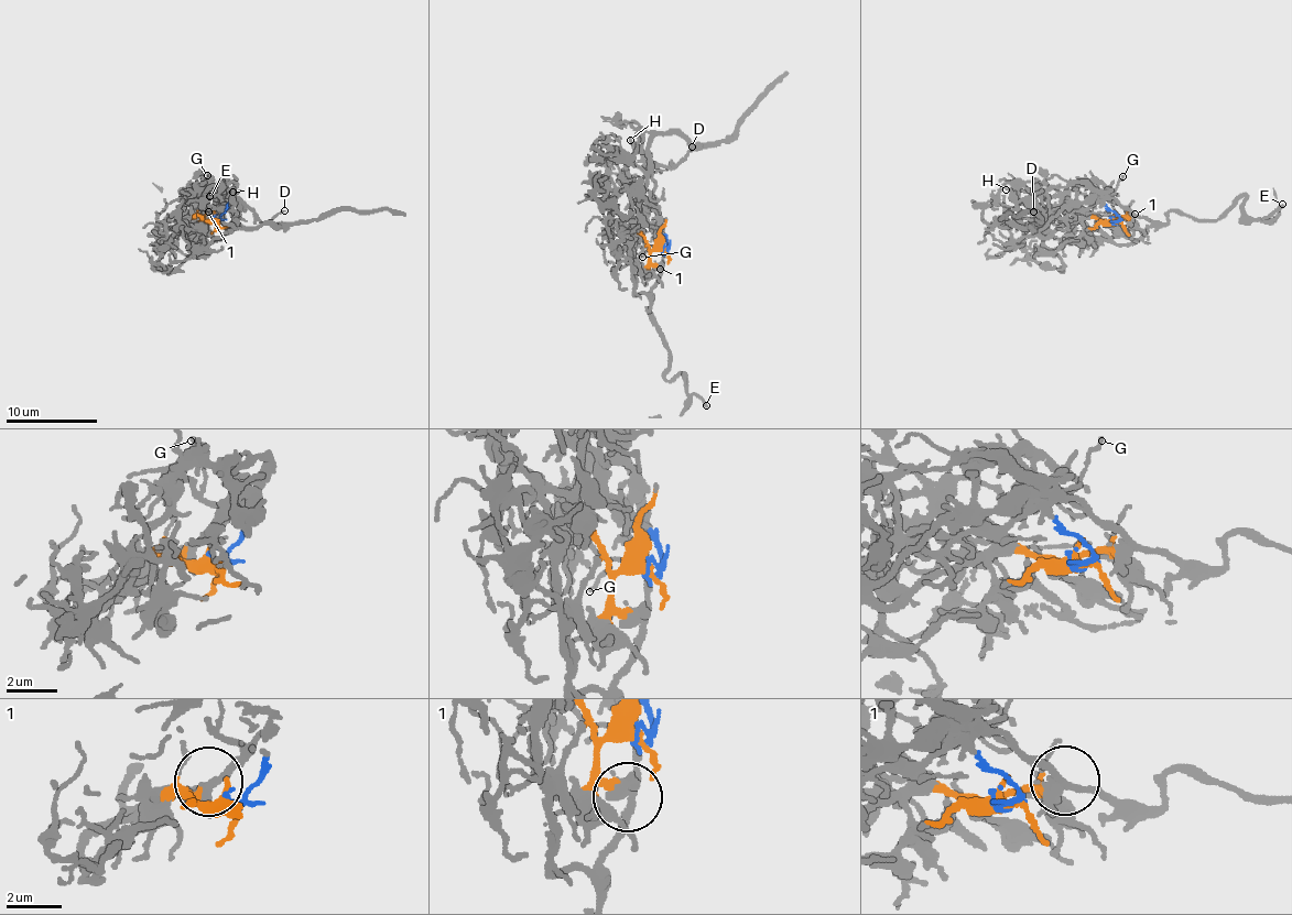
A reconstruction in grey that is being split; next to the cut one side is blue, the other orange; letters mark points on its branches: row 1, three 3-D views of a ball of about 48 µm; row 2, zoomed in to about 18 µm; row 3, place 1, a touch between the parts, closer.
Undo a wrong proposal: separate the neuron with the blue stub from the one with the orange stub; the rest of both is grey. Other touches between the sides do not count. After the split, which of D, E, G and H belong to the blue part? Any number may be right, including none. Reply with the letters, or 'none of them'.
E, G

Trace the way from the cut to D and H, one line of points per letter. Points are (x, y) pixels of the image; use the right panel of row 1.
D: (1114, 222), (1079, 219), (1037, 236), (1020, 220), (1019, 203), (1039, 208), (1043, 219), (1032, 211)
H: (1114, 222), (1079, 219), (1037, 236), (1020, 220), (1018, 200), (1006, 188)

